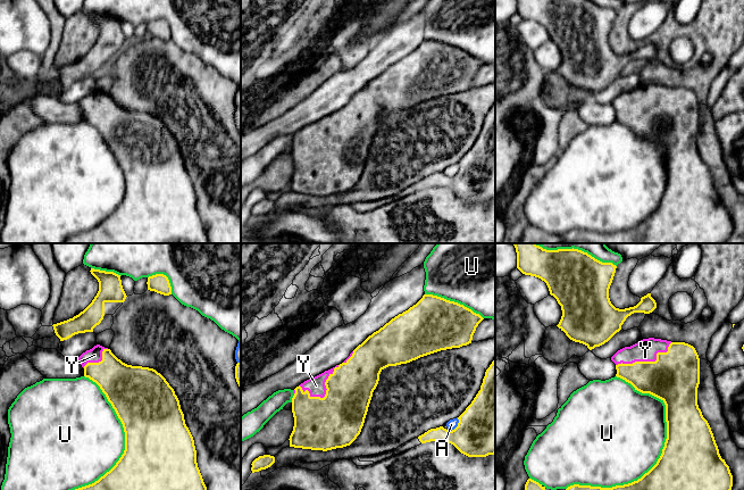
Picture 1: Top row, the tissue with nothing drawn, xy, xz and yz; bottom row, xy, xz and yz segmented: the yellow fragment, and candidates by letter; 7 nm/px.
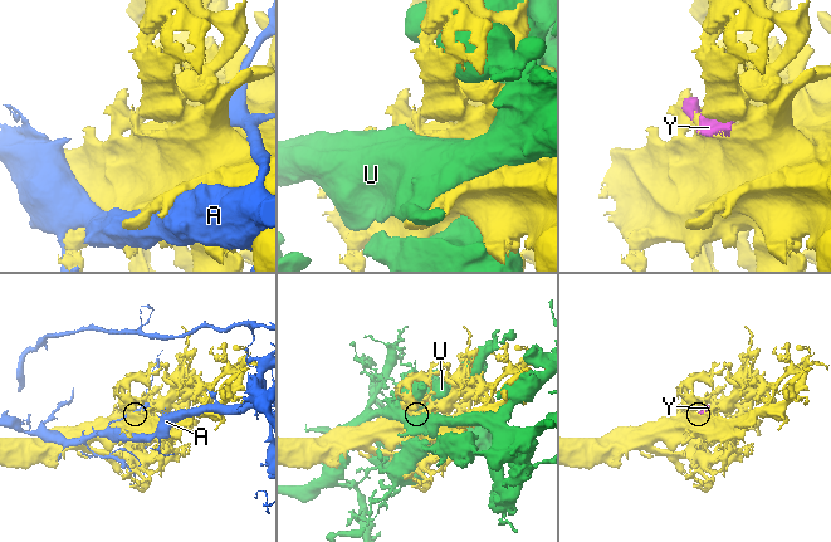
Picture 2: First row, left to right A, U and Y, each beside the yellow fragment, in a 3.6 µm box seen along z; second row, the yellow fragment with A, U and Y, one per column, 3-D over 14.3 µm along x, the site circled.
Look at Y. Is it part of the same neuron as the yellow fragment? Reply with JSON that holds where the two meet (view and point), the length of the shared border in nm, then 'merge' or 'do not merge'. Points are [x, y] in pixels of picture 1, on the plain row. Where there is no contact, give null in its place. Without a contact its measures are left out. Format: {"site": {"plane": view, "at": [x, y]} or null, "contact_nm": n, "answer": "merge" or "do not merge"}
{"site": {"plane": "xz", "at": [326, 136]}, "contact_nm": 320, "answer": "merge"}

